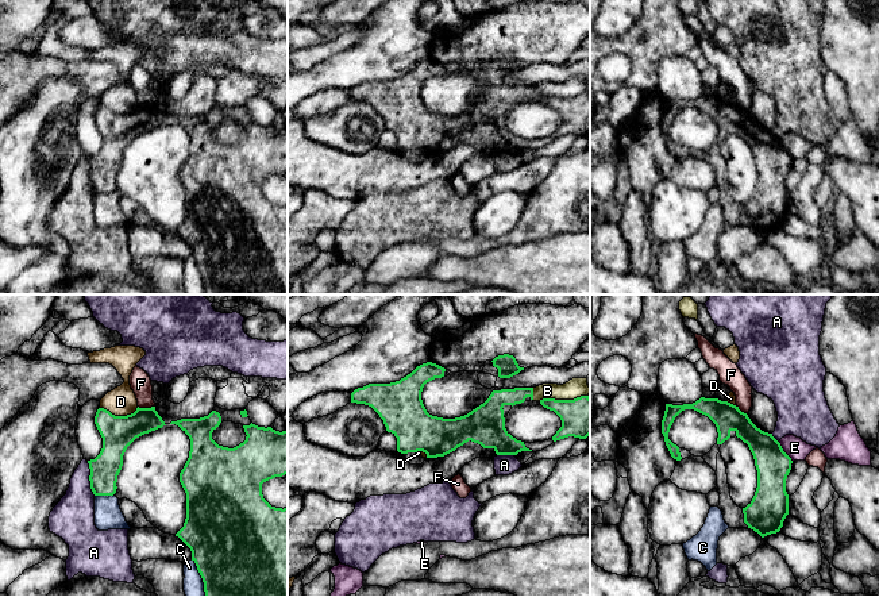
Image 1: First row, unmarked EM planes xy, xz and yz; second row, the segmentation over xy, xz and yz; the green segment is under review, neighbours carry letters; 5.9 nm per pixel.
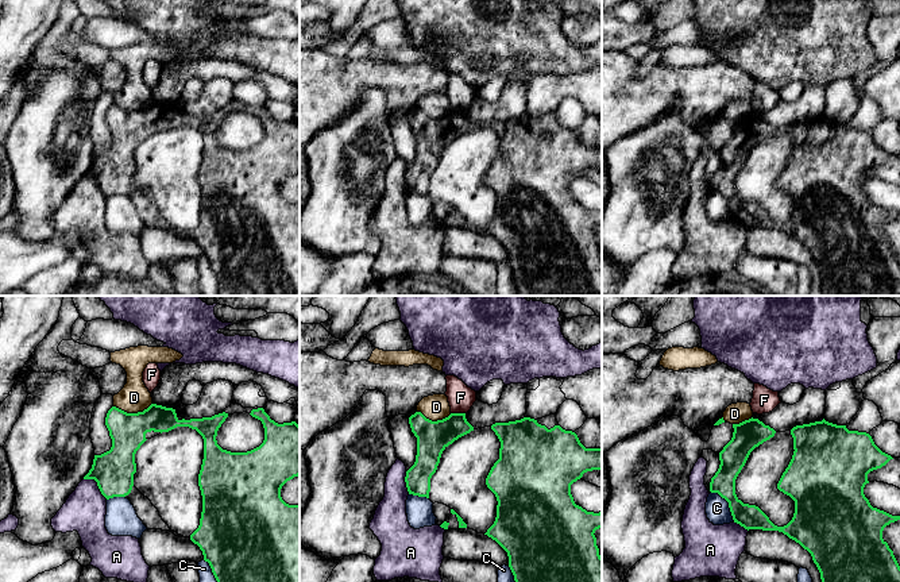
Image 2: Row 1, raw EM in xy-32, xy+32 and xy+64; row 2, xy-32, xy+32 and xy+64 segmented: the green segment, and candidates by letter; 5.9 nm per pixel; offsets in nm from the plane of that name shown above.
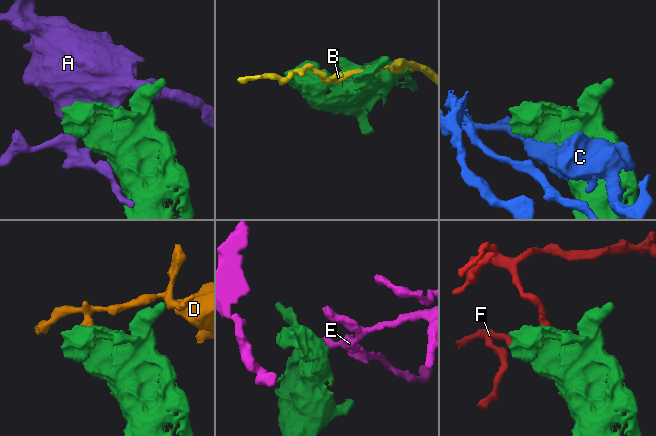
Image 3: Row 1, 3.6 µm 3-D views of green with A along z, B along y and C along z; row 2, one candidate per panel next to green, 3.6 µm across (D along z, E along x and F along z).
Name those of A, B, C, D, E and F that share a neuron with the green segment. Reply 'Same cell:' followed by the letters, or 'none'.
Same cell: none

